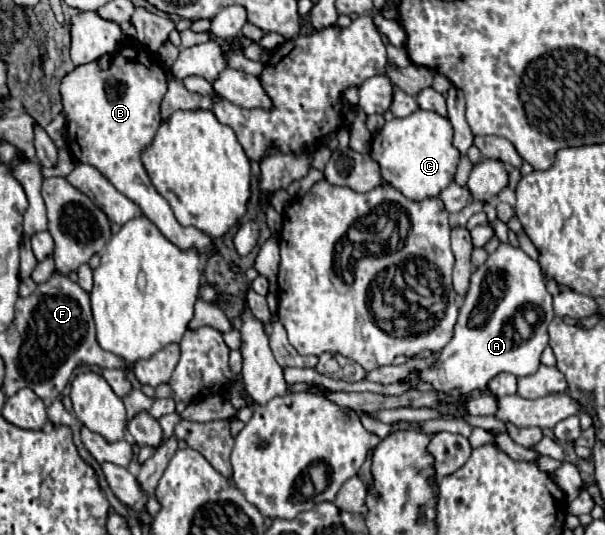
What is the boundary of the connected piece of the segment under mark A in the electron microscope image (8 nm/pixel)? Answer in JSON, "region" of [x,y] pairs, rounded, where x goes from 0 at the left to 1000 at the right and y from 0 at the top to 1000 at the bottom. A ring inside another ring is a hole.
{"region":[[[828,452],[821,467],[808,475],[805,486],[779,512],[775,542],[765,557],[765,572],[759,579],[759,594],[749,613],[749,632],[736,643],[736,650],[726,658],[726,669],[712,684],[689,695],[689,703],[686,695],[676,699],[666,714],[676,721],[686,721],[686,714],[706,714],[719,729],[759,740],[762,733],[775,736],[779,729],[805,729],[805,714],[831,692],[851,703],[884,699],[894,680],[891,665],[907,639],[904,609],[911,606],[914,591],[917,587],[911,572],[911,550],[901,538],[891,493],[881,482],[874,482],[861,464],[841,452]]]}

